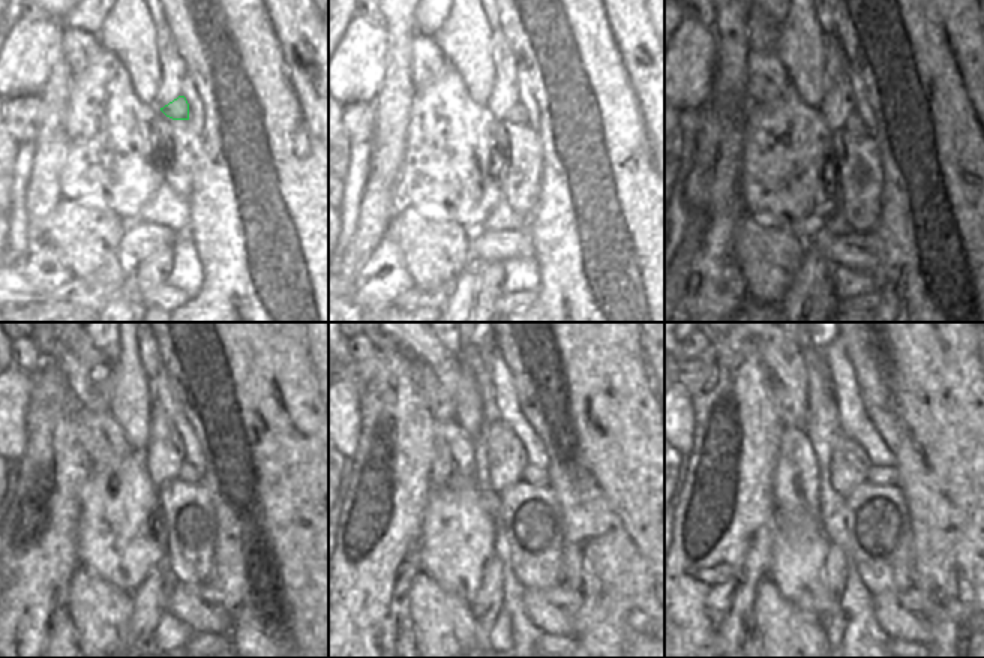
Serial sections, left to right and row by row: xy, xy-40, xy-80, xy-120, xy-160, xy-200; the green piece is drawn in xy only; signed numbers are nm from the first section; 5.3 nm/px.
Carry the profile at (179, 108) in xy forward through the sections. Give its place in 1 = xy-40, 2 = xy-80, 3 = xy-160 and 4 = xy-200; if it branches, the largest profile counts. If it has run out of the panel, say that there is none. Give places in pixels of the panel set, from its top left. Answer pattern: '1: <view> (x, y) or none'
1: xy-40 (516, 114)
2: xy-80 (854, 123)
3: xy-160 (533, 474)
4: xy-200 (876, 475)

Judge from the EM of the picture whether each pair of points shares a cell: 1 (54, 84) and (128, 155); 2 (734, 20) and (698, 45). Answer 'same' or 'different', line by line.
1: different
2: different

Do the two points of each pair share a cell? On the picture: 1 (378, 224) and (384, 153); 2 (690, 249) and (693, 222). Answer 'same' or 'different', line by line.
1: same
2: same

